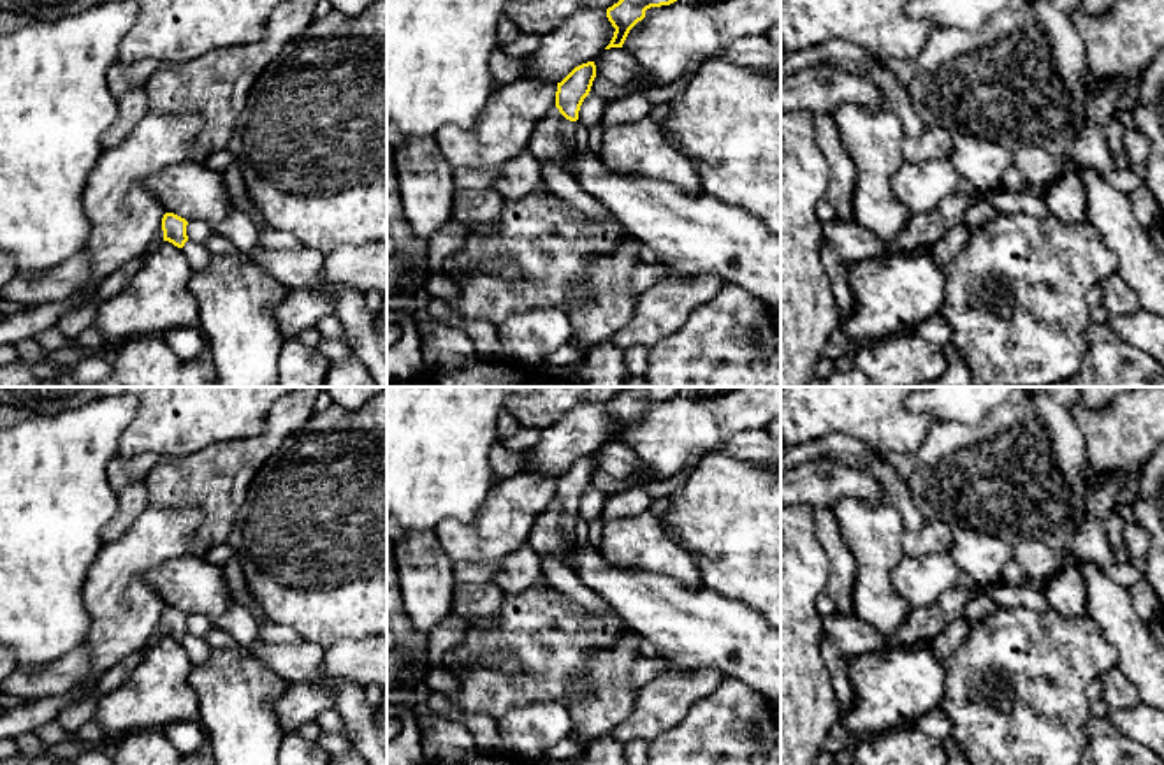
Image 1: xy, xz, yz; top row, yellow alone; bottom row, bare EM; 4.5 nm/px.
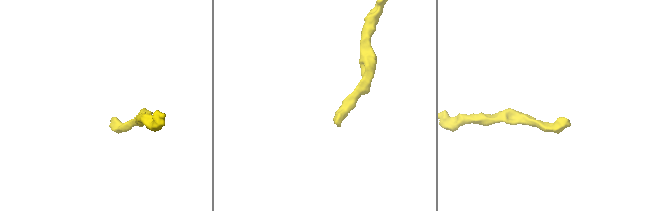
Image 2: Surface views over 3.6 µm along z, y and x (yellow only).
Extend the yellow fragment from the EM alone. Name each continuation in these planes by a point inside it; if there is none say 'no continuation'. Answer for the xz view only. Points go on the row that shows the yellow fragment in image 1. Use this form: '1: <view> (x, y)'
1: xz (552, 141)

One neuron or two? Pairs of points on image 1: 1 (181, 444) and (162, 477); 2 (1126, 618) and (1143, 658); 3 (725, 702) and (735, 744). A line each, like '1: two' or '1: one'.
1: two
2: one
3: one

